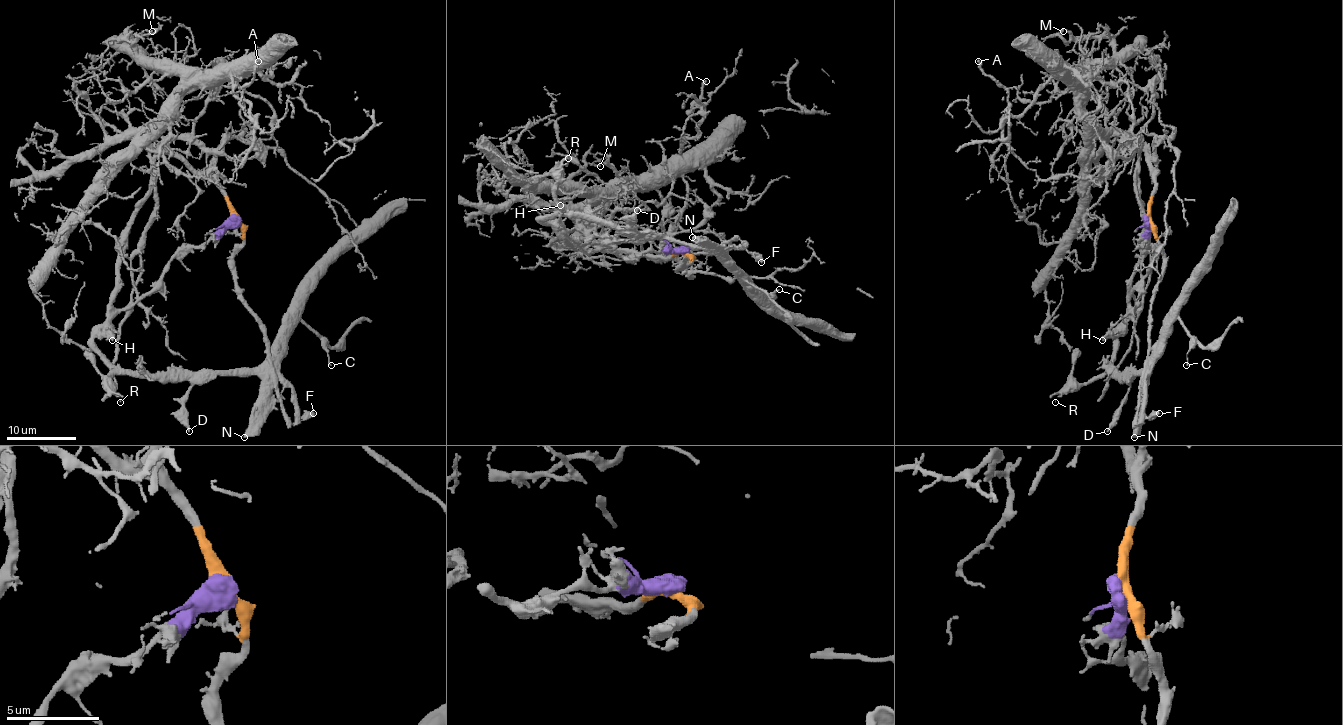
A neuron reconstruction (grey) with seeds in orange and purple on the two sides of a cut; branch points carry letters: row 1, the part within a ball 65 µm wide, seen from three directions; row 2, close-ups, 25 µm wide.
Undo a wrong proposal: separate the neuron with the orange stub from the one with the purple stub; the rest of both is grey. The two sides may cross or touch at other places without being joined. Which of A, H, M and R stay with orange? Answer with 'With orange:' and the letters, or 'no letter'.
With orange: A, M

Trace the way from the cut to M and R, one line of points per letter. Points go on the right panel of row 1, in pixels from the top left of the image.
M: (1147, 218), (1154, 179), (1144, 151), (1086, 113), (1084, 78), (1112, 55), (1112, 43), (1067, 41), (1063, 30)
R: (1147, 218), (1153, 260), (1132, 292), (1135, 311), (1118, 349), (1107, 369), (1063, 388), (1051, 397), (1055, 402)

